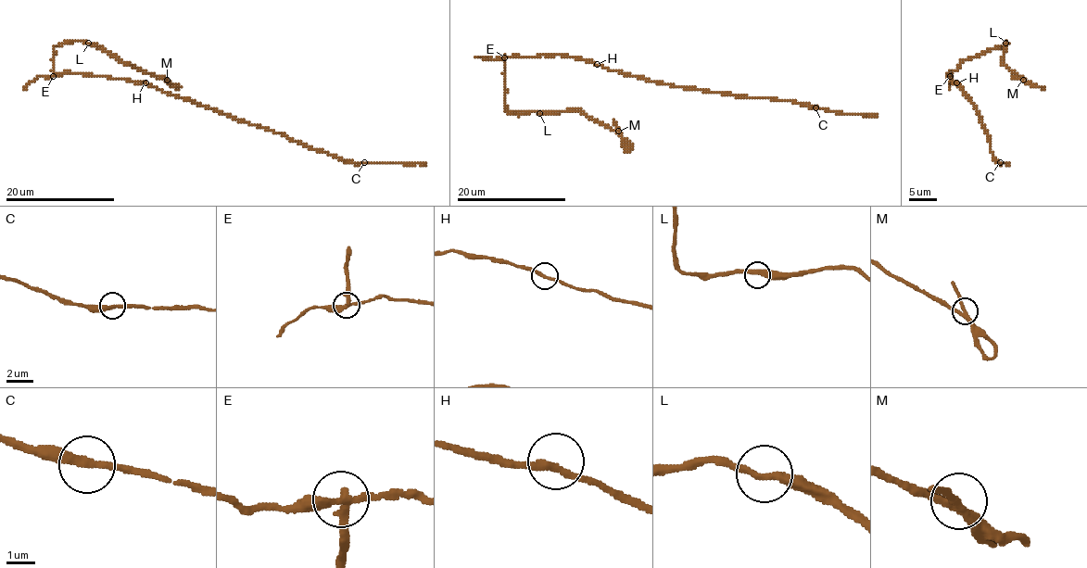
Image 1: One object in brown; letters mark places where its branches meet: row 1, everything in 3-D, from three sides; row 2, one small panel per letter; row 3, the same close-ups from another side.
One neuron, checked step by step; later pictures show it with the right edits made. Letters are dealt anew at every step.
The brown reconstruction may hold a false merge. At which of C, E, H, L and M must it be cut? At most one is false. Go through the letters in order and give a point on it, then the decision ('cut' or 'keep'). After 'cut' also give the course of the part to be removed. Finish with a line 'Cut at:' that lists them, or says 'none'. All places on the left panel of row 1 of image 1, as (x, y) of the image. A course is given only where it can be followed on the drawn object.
C: place (364, 162); keep
E: place (53, 76); cut; course (53, 75), (53, 49), (56, 45), (77, 40), (94, 43), (123, 63), (161, 77), (172, 86), (179, 87)
H: place (145, 82); keep
L: place (88, 43); keep
M: place (167, 80); keep
Cut at: E

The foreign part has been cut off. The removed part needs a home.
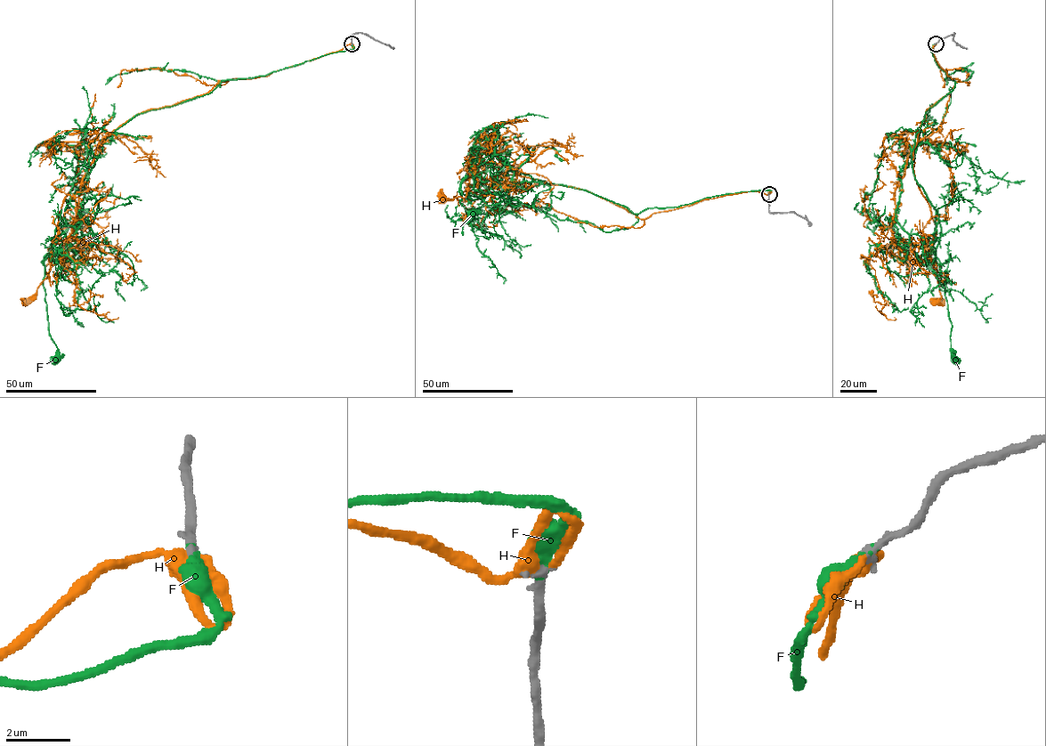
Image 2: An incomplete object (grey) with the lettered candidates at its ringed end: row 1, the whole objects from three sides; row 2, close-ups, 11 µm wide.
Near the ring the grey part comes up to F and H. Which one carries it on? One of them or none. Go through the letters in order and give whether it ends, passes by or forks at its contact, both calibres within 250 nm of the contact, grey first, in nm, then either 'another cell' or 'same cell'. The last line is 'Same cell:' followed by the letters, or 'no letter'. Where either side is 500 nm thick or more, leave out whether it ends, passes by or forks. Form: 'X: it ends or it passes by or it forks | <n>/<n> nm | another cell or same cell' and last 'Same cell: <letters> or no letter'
F: it ends | 320/240 nm | same cell
H: it passes by | 320/440 nm | another cell
Same cell: F

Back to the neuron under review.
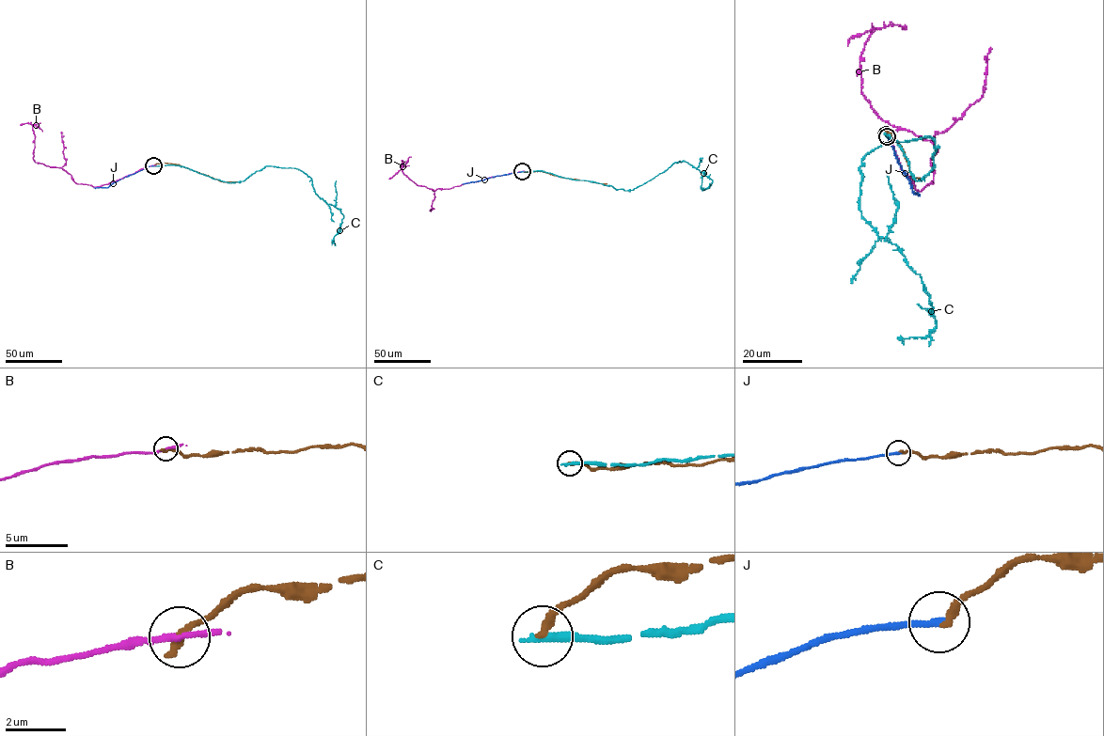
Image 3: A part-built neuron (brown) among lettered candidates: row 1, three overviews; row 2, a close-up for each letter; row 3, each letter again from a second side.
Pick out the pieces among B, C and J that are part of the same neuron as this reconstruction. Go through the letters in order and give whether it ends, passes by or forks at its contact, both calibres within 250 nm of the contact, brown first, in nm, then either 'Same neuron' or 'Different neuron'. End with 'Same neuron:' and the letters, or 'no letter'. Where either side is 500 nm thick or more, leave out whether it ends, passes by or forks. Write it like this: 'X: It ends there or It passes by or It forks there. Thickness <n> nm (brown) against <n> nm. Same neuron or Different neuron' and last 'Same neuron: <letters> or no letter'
B: It passes by. Thickness 280 nm (brown) against 170 nm. Different neuron
C: It ends there. Thickness 240 nm (brown) against 320 nm. Different neuron
J: It ends there. Thickness 220 nm (brown) against 220 nm. Different neuron
Same neuron: no letter

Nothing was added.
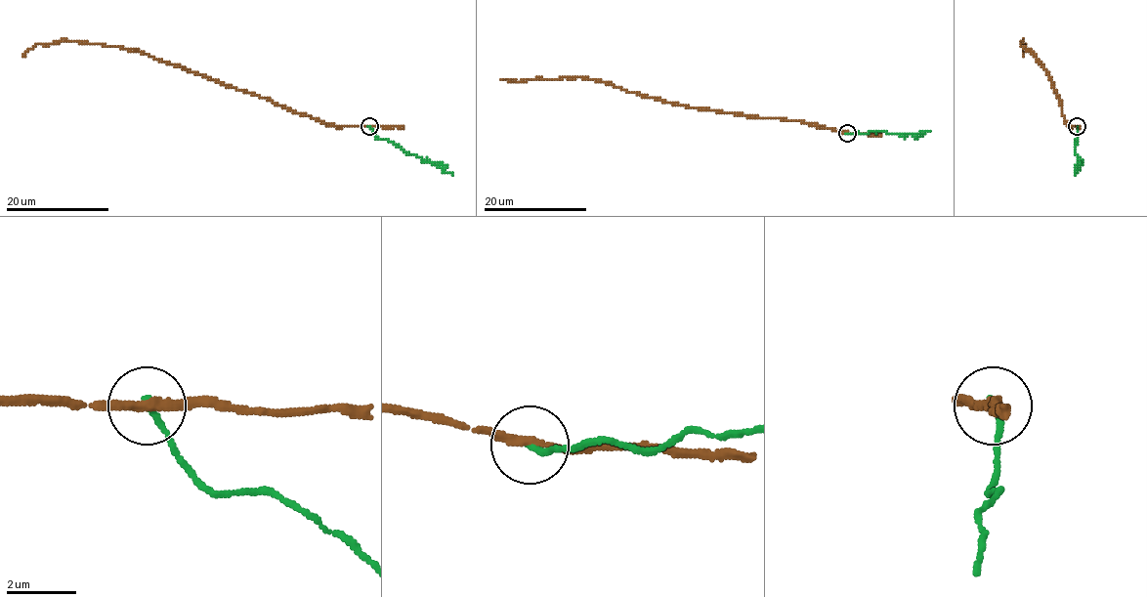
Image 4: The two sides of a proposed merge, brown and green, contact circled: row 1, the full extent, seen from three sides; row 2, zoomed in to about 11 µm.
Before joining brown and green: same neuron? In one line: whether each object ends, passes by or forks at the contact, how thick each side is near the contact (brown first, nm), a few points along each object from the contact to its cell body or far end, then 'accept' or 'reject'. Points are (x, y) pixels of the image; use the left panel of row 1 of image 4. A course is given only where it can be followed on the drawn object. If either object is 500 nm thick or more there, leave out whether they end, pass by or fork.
brown passes by | green ends | 220/200 nm | brown via (369, 127), (336, 127), (138, 51), (113, 46), (60, 40), (35, 44), (23, 56) | green via (369, 127), (379, 140), (389, 140), (406, 152), (439, 164), (451, 176) | reject

